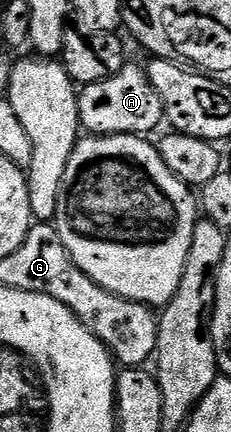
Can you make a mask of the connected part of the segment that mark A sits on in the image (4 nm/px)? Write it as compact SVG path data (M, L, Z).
M126 64L117 74L111 74L106 80L87 83L78 94L78 112L80 113L81 127L89 135L94 134L138 134L141 136L151 135L151 130L156 130L165 121L164 105L154 92L154 84L150 84L147 69L143 65L132 66Z

